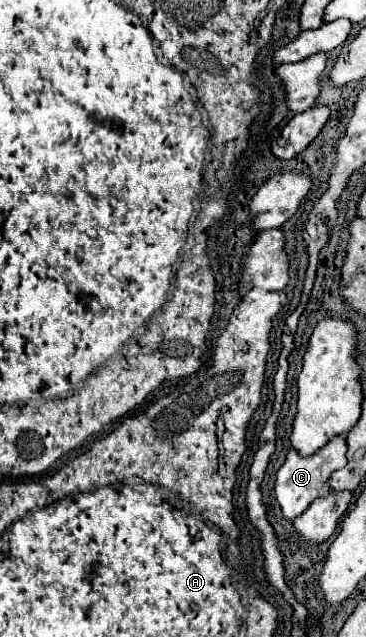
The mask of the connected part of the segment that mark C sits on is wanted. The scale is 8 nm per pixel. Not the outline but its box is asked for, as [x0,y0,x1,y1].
[274,435,346,521]

